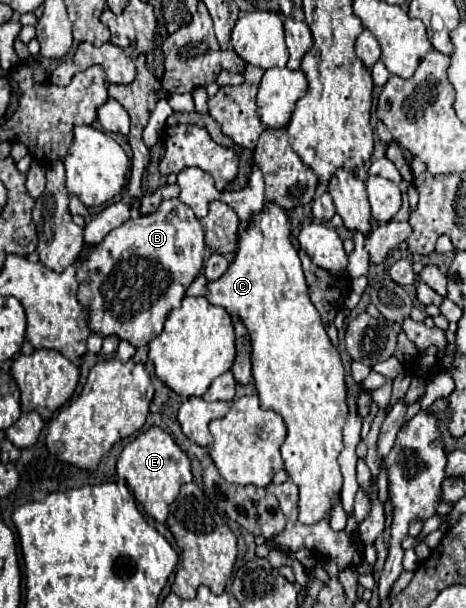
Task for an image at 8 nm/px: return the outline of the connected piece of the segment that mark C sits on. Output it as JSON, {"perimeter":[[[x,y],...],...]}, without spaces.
{"perimeter":[[[267,202],[265,208],[261,212],[255,212],[251,216],[251,222],[247,224],[247,228],[239,230],[237,234],[237,244],[239,244],[239,254],[235,256],[233,264],[229,266],[229,270],[217,280],[217,282],[211,282],[209,284],[209,294],[207,294],[207,300],[215,306],[223,306],[231,318],[239,318],[247,332],[249,332],[249,338],[251,338],[251,368],[253,368],[253,380],[255,380],[255,388],[259,392],[259,402],[263,406],[263,410],[275,410],[287,424],[287,440],[285,444],[281,446],[281,454],[283,454],[283,462],[285,462],[285,470],[289,474],[289,478],[299,486],[299,520],[303,524],[315,524],[319,520],[323,520],[329,510],[335,506],[335,500],[341,492],[341,472],[339,472],[339,464],[337,464],[337,458],[343,450],[343,438],[341,438],[341,430],[343,430],[343,424],[345,424],[345,418],[347,418],[347,402],[345,402],[345,370],[343,370],[343,364],[341,364],[341,358],[339,358],[339,352],[337,348],[331,344],[329,336],[327,336],[327,330],[323,326],[323,320],[321,320],[321,314],[315,310],[315,306],[311,304],[309,300],[309,290],[307,290],[307,282],[305,282],[305,276],[303,276],[303,270],[301,270],[301,260],[299,260],[299,254],[297,254],[297,246],[291,242],[291,214],[289,210],[281,208],[279,204],[275,202]]]}

